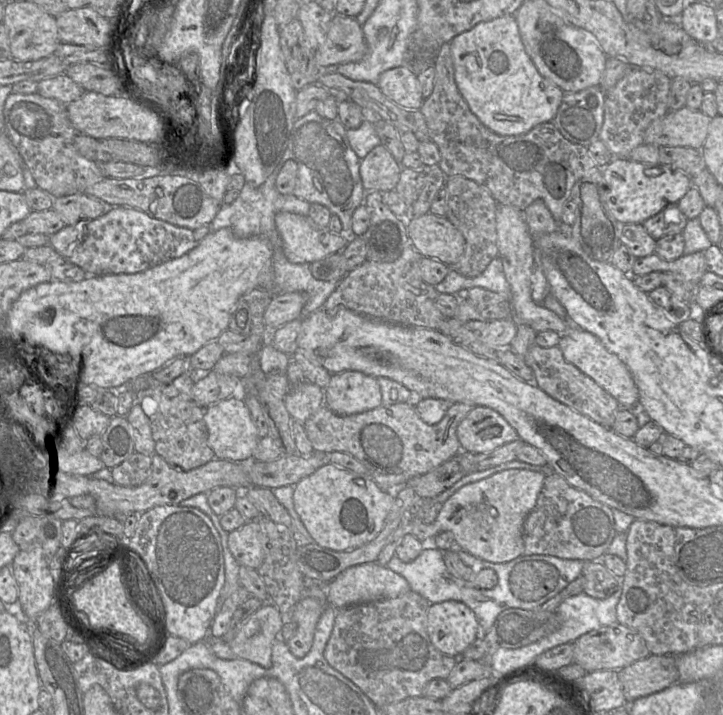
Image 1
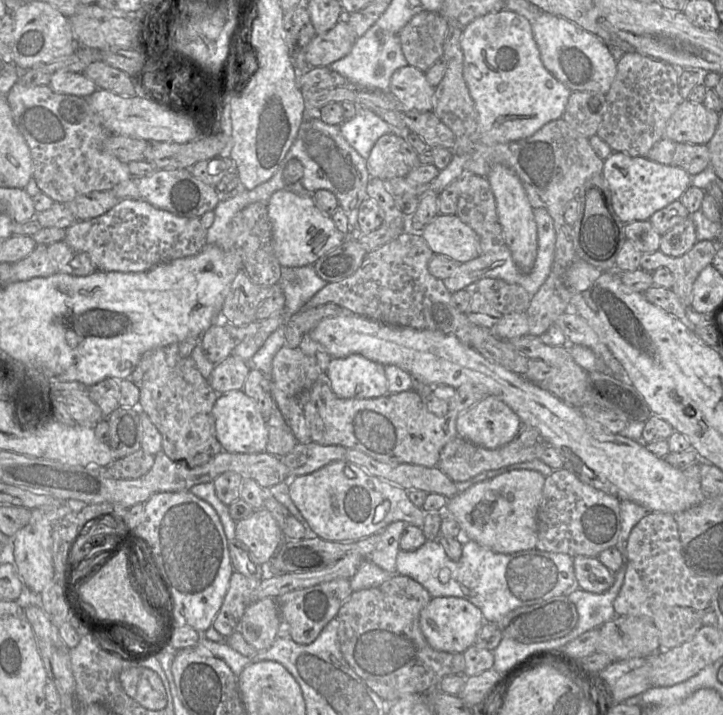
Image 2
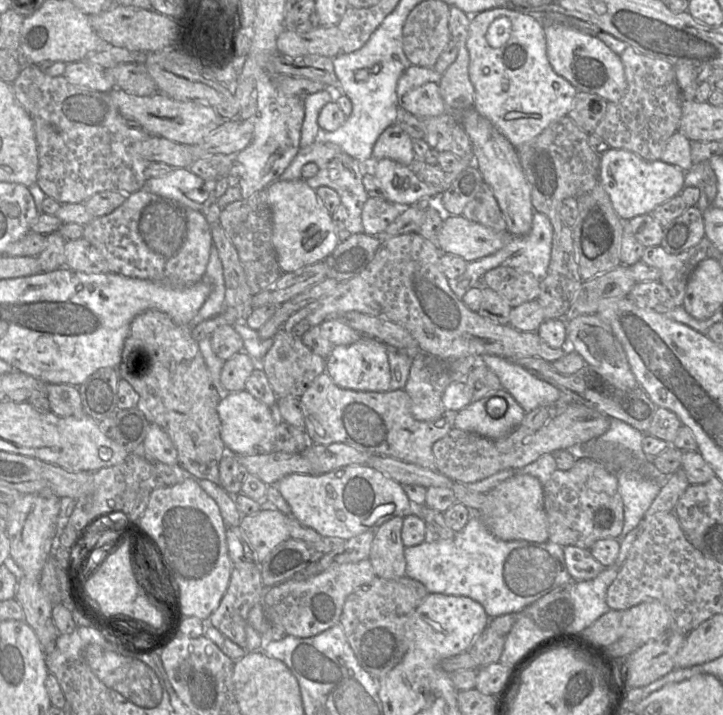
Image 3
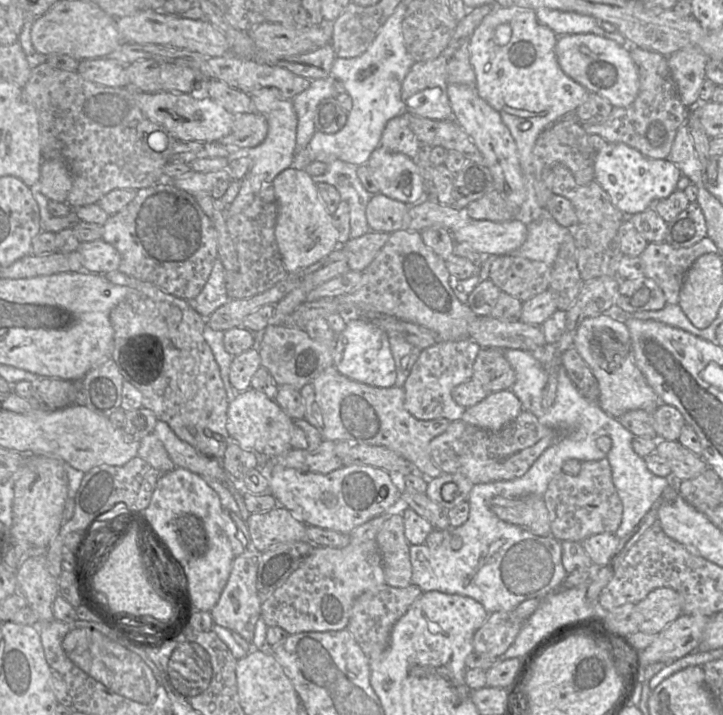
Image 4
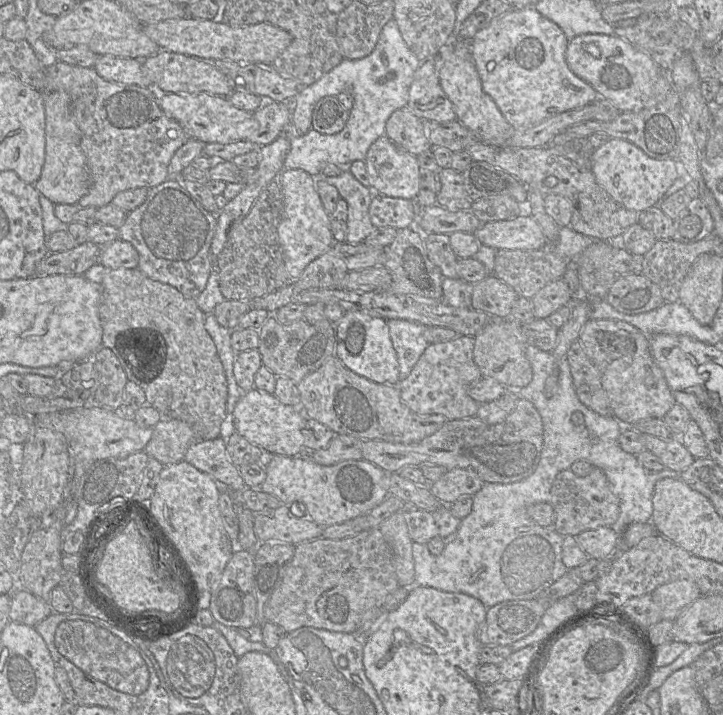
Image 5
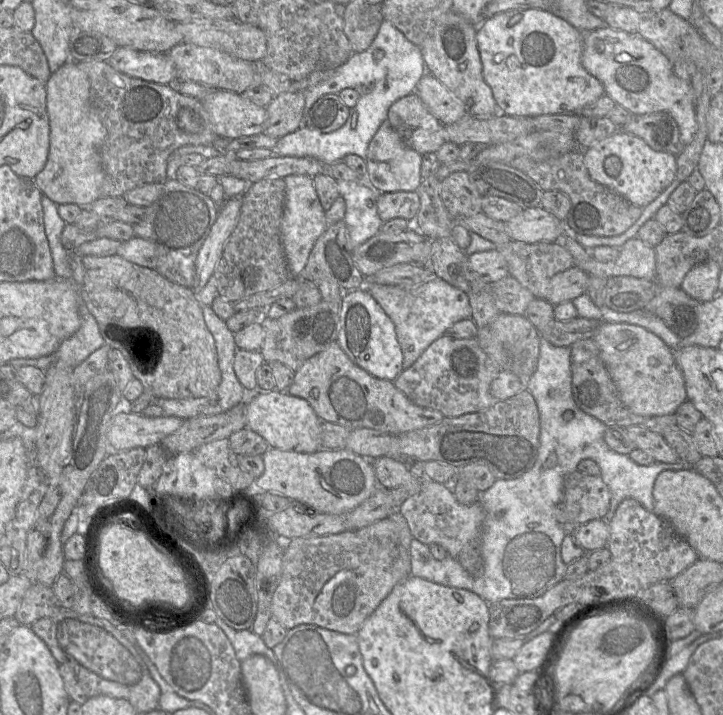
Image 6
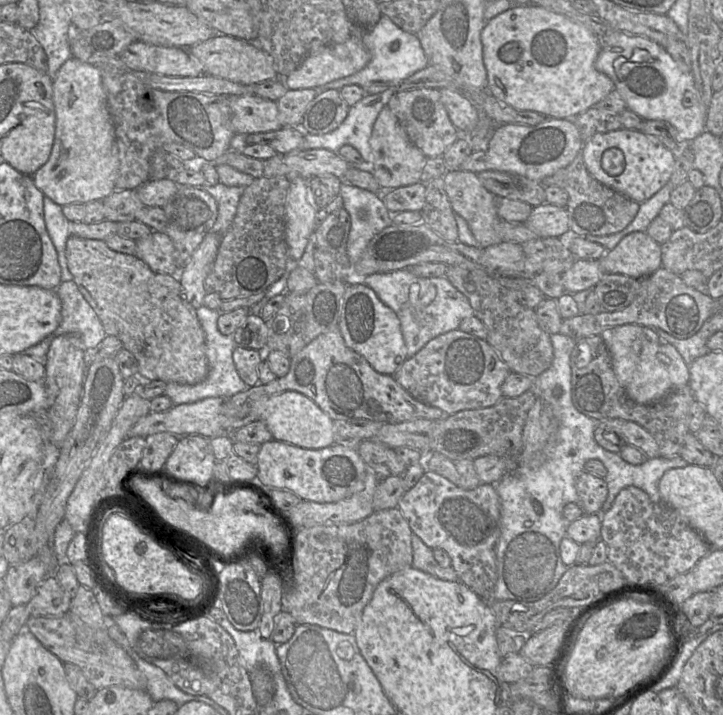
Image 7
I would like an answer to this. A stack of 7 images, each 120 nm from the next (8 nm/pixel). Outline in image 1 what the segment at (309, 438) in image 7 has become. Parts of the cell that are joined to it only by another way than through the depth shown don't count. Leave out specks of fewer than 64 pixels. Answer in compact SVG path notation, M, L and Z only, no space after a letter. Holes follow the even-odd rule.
M242 395L231 396L207 407L204 413L204 421L208 429L208 445L214 451L215 458L241 462L253 457L260 437Z

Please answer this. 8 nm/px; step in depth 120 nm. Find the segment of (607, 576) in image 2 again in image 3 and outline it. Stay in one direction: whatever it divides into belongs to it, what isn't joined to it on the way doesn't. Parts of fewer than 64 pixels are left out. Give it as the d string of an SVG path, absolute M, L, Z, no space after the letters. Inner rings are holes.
M565 546L563 552L567 570L576 582L594 579L605 568L592 556L588 549Z

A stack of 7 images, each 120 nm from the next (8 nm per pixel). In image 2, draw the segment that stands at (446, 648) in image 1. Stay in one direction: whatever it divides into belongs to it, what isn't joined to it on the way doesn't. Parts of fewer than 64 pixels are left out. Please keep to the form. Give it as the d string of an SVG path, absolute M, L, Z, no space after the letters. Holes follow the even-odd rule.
M459 597L431 598L420 614L420 629L429 645L437 651L448 653L464 653L473 646L484 623L481 610Z

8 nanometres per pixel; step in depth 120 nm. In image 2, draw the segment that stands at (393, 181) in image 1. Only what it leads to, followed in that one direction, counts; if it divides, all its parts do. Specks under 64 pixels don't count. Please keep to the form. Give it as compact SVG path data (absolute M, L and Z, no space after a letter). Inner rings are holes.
M396 131L381 136L365 161L370 177L385 182L405 177L410 170L400 149L400 133Z

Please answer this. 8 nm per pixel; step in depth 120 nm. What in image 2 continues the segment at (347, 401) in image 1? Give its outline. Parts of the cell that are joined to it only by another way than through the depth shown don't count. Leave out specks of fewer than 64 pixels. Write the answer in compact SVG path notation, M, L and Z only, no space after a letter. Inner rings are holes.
M360 354L332 358L326 376L338 398L378 398L388 393L385 366Z

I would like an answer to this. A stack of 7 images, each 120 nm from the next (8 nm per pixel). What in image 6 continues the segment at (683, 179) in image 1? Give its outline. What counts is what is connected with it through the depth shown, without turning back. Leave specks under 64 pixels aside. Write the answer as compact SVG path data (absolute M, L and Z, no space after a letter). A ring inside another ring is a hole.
M618 130L584 148L583 157L590 178L640 208L654 201L676 179L676 157L657 152L641 138Z

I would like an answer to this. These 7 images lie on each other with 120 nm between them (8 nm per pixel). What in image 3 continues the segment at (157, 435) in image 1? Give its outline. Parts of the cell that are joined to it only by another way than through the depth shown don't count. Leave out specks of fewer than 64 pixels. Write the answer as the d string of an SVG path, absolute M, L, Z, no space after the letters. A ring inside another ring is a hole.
M159 310L142 312L130 324L117 370L119 377L125 379L139 394L136 408L150 423L159 425L170 437L178 453L178 464L195 479L206 479L220 485L219 463L227 453L221 438L221 421L217 412L221 398L201 354L199 342L191 335L191 329L192 325L179 325Z

